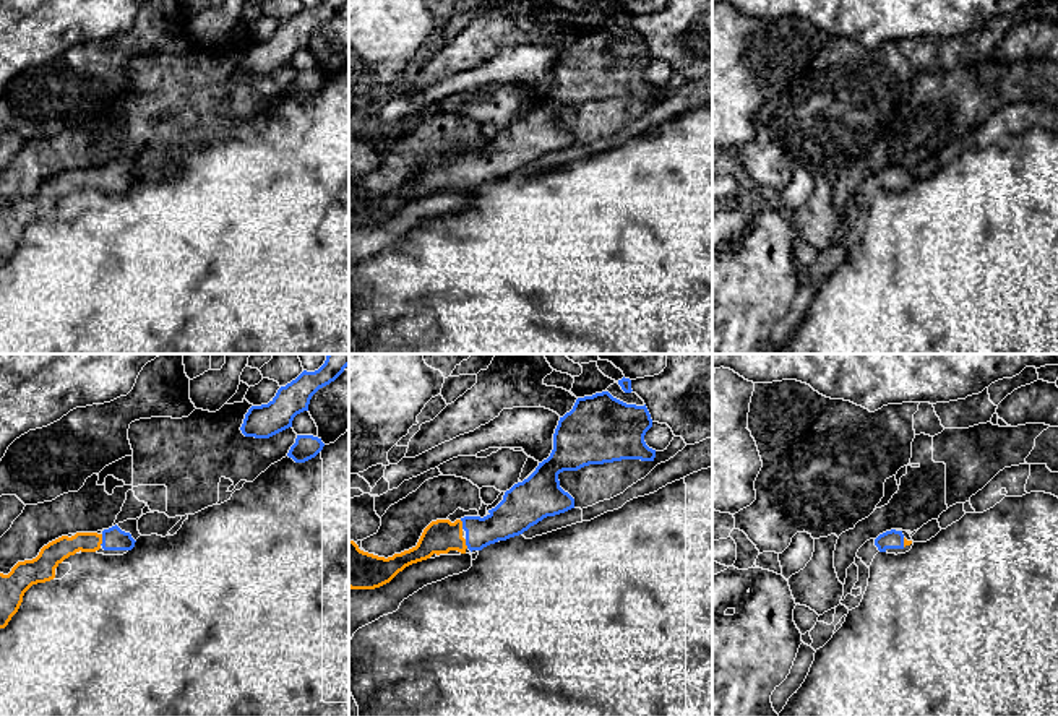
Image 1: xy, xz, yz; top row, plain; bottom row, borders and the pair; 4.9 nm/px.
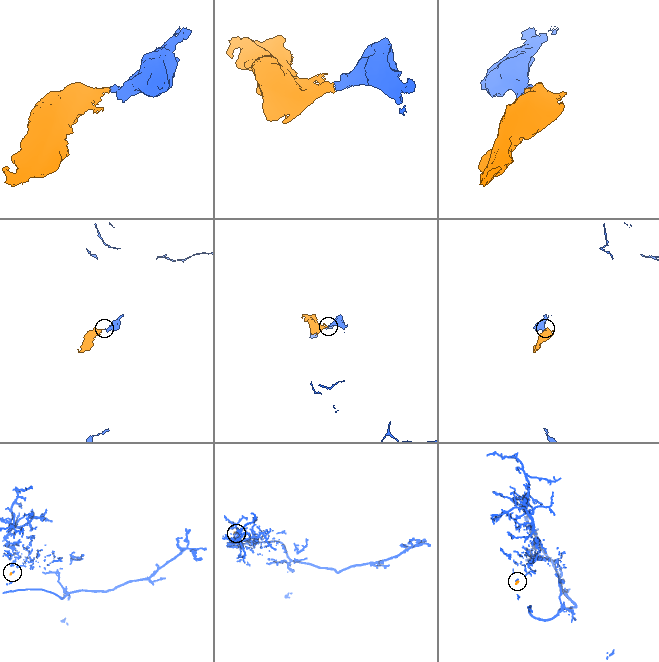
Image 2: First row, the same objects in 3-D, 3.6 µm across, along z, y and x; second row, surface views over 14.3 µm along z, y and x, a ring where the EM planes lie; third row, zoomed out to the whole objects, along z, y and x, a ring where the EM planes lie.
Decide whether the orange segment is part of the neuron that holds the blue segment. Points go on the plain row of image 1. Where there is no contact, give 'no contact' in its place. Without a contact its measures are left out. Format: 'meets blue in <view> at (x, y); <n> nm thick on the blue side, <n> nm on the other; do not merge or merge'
meets blue in xy at (103, 176); 110 nm thick on the blue side, 110 nm on the other; merge

